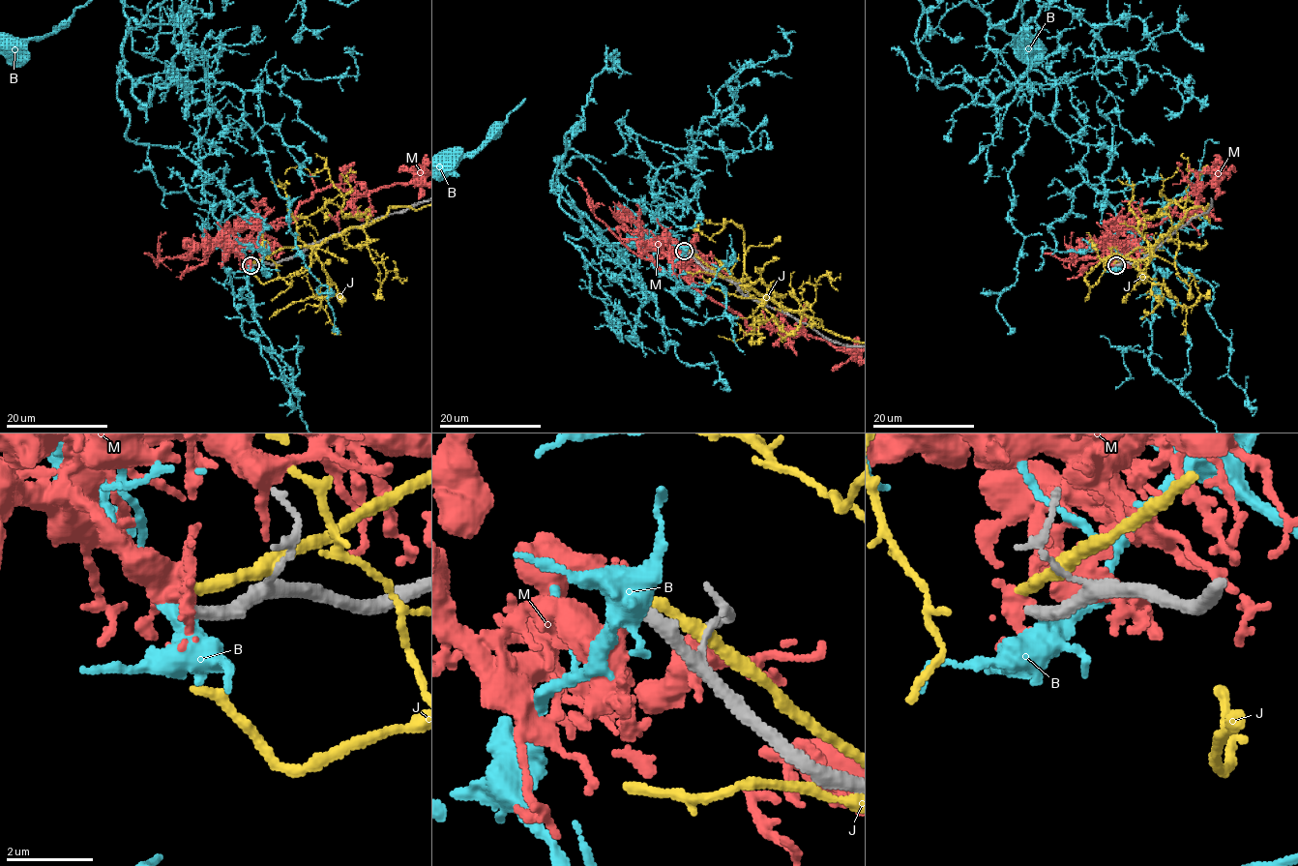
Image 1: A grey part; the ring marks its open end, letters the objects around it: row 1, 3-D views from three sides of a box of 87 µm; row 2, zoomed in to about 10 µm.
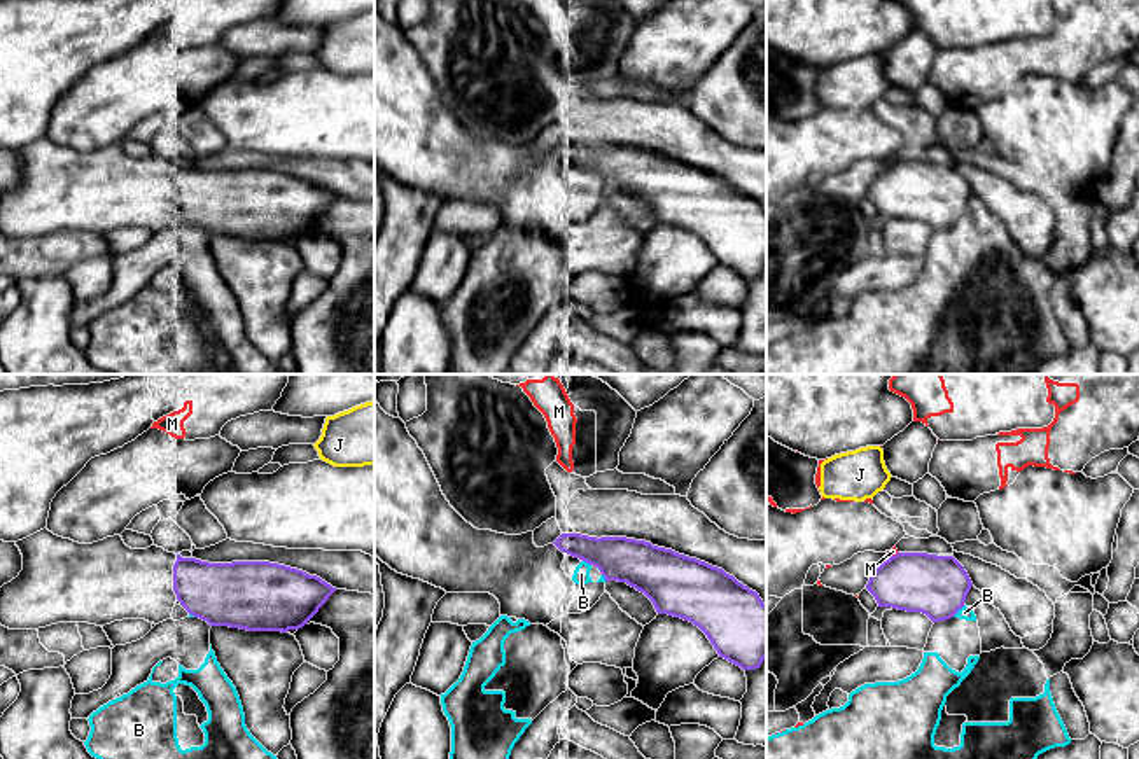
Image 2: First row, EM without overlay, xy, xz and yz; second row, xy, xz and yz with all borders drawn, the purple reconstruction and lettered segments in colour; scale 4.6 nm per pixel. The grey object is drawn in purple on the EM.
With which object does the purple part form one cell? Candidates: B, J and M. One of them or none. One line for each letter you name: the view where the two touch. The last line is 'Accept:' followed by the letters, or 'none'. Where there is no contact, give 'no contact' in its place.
Accept: none

